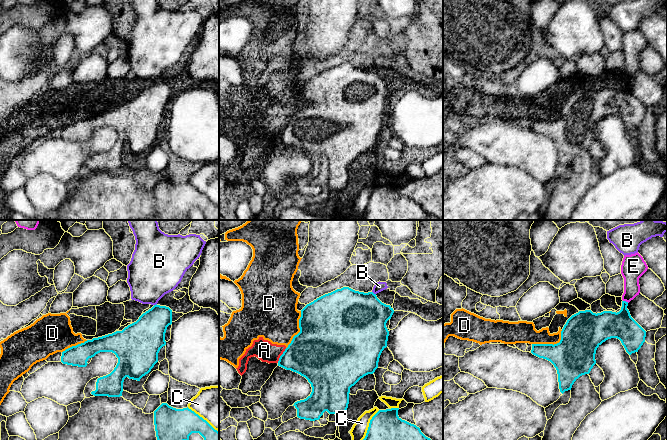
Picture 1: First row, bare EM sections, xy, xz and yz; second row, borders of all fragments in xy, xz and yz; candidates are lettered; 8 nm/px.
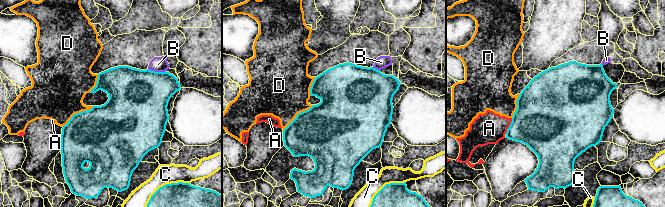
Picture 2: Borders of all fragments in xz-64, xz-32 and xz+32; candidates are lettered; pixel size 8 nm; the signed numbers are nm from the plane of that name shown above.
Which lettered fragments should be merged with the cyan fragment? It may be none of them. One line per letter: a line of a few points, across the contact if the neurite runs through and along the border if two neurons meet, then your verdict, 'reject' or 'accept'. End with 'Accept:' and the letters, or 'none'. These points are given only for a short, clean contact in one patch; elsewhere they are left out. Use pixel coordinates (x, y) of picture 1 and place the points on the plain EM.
A: line xz (286, 124), (277, 138); reject
B: line xz (372, 67), (375, 70); reject
C: reject
D: reject
E: reject
Accept: none

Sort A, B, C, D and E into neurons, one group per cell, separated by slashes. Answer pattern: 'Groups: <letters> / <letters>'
Groups: A D / B / C / E

